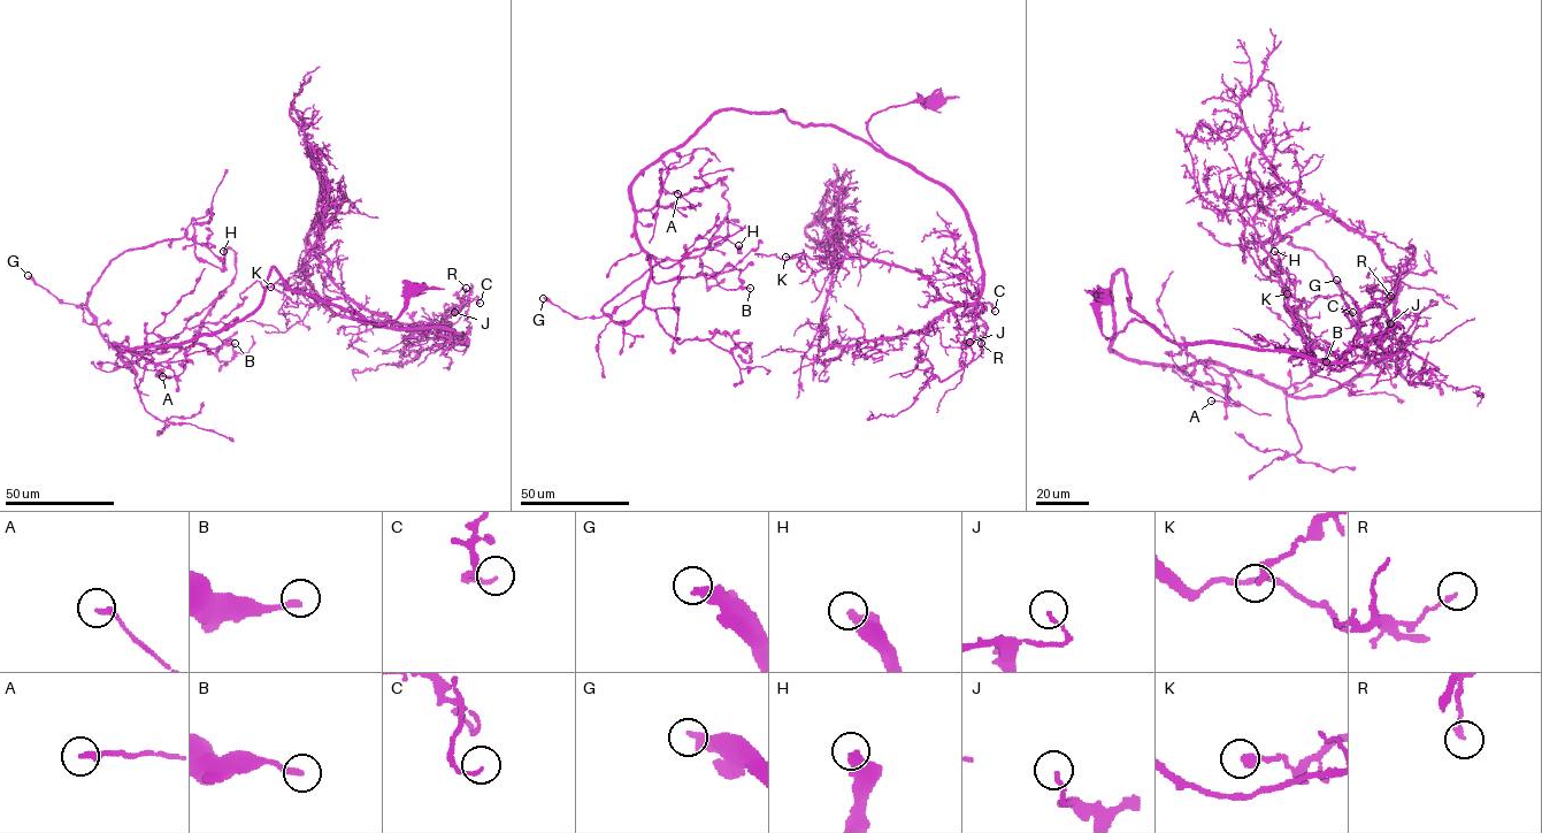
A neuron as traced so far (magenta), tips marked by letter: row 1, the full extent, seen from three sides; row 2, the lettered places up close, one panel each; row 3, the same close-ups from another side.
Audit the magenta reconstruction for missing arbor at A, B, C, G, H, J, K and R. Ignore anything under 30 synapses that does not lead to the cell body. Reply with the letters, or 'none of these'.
none of these

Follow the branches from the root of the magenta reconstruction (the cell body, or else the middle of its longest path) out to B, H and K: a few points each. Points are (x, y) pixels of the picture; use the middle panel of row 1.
B: (930, 105), (876, 112), (881, 150), (782, 111), (716, 111), (646, 168), (631, 195), (653, 280), (750, 288)
H: (930, 105), (876, 112), (881, 150), (715, 111), (633, 184), (650, 282), (624, 325), (601, 311), (738, 245)
K: (930, 105), (876, 112), (867, 131), (960, 204), (980, 297), (946, 300), (882, 262), (785, 257)

